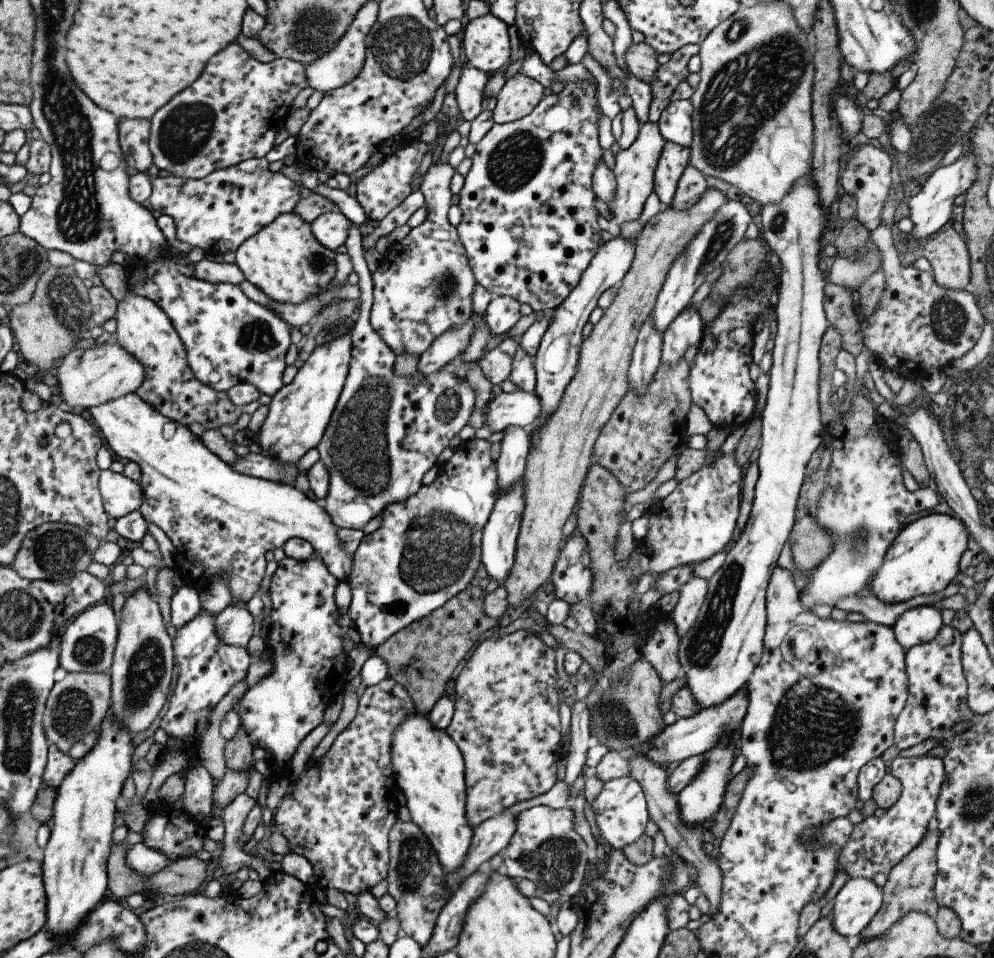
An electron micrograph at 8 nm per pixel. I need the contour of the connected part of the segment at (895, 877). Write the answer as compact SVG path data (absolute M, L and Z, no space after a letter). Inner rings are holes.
M934 824L925 832L925 836L921 838L921 842L903 856L898 864L886 874L886 881L882 886L882 899L879 910L875 916L871 918L871 922L859 933L860 940L871 940L881 936L907 912L917 911L934 918L938 906L934 899L934 882L937 876L935 852L937 852L937 840L939 840L939 832L935 829Z

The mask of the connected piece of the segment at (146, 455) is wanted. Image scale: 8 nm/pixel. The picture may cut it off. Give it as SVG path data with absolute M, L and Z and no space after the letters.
M135 393L120 396L119 398L115 398L115 400L105 402L105 404L93 406L93 408L87 408L87 412L89 412L91 418L95 421L95 424L97 424L101 436L105 438L105 442L107 442L107 446L111 448L113 454L116 454L119 458L127 458L127 460L133 461L139 466L141 478L139 478L137 483L141 486L141 490L143 490L143 496L141 497L141 506L139 506L138 511L146 522L157 526L157 528L159 528L171 541L174 548L173 568L176 568L177 574L179 574L179 578L181 578L181 582L183 582L186 587L196 587L197 589L200 589L208 583L213 576L223 576L223 574L225 574L225 576L227 576L227 590L229 590L232 602L245 605L252 595L258 592L259 582L261 582L261 578L263 578L266 564L263 554L265 554L267 550L272 551L275 550L275 548L281 548L283 543L287 542L289 538L301 538L301 540L309 542L315 554L317 554L323 561L323 564L325 564L327 572L329 572L331 576L334 576L338 581L346 581L347 576L349 576L349 570L351 570L352 556L349 556L347 552L343 552L341 541L337 539L338 528L333 526L333 522L329 520L329 516L327 516L327 512L323 510L320 502L309 500L309 498L305 497L304 493L296 490L293 485L288 486L278 482L245 476L235 472L235 470L231 470L227 464L222 460L219 460L219 457L216 454L213 454L213 452L201 442L199 437L193 436L188 427L179 423L173 423L172 420L167 420L165 416L161 416L155 408L151 408L147 402L143 402Z

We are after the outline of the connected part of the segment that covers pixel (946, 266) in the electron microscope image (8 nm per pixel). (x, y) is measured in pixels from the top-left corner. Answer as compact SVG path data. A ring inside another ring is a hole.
M945 228L913 252L901 250L899 264L911 266L914 260L922 256L929 262L932 277L939 286L949 290L968 289L970 260L966 242L953 228Z

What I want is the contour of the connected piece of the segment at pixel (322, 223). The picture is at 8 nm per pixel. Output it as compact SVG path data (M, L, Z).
M339 210L323 213L310 222L315 240L332 251L337 251L339 246L345 244L349 226L351 222Z

